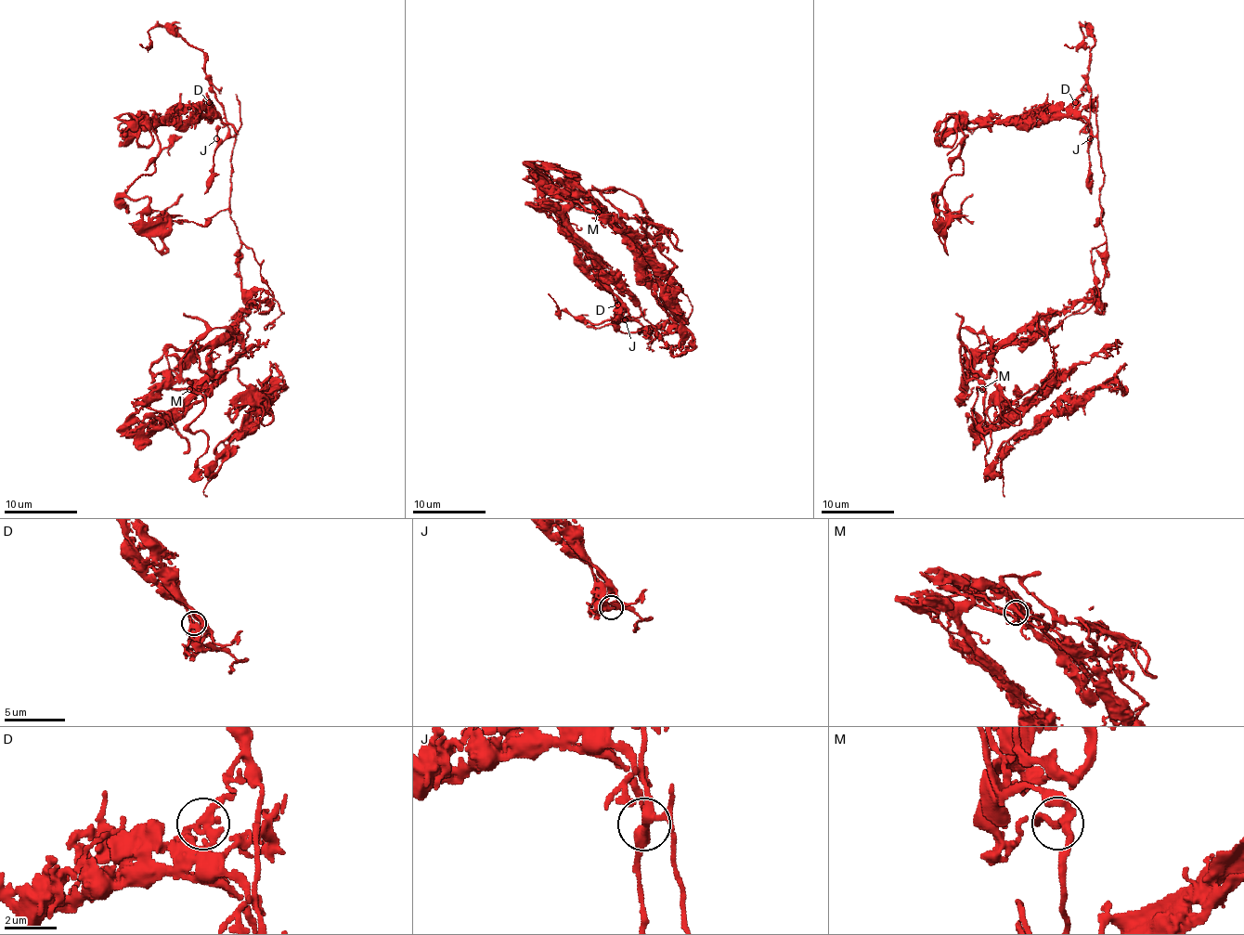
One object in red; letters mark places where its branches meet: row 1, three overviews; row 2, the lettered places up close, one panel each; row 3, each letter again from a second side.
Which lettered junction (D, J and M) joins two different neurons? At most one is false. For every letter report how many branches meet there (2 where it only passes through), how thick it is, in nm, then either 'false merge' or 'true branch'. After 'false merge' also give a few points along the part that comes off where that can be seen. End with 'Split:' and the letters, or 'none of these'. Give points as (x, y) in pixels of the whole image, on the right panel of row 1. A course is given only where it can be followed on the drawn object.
D: 3 branches meet; 280 nm thick; true branch
J: 3 branches meet; 280 nm thick; true branch
M: 3 branches meet; 260 nm thick; true branch
Split: none of these

